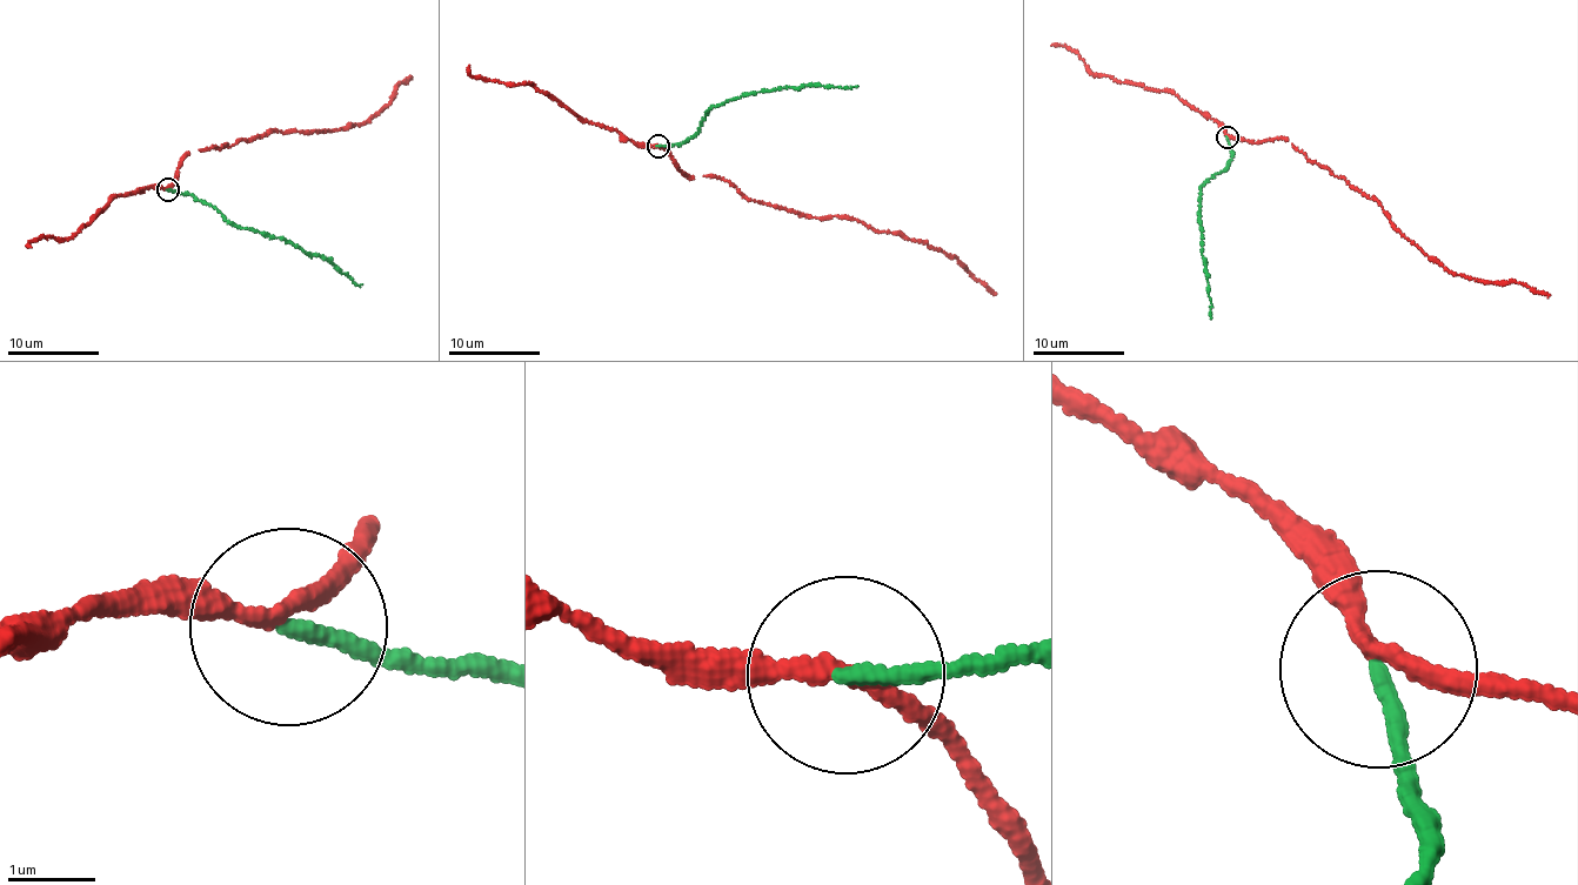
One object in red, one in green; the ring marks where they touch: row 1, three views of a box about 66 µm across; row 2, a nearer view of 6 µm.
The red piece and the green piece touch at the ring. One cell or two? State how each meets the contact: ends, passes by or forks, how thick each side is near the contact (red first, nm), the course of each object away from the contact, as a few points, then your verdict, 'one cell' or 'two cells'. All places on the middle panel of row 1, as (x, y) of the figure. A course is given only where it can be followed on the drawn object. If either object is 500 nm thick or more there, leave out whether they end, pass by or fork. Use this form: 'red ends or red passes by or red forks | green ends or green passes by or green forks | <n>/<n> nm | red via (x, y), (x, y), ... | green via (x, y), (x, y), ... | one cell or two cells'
red passes by | green ends | 190/190 nm | red via (656, 146), (693, 178), (723, 178), (750, 201), (806, 215), (855, 219), (881, 233), (921, 240), (996, 295) | green via (659, 145), (680, 142), (694, 135), (704, 112), (723, 102), (806, 85), (857, 86) | two cells

